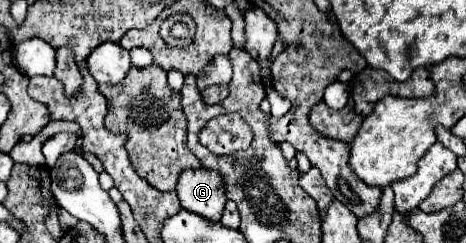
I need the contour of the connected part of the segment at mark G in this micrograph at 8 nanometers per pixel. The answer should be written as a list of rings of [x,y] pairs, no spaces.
[[[185,169],[177,181],[177,195],[181,207],[219,221],[225,207],[225,189],[219,171],[213,169]]]

